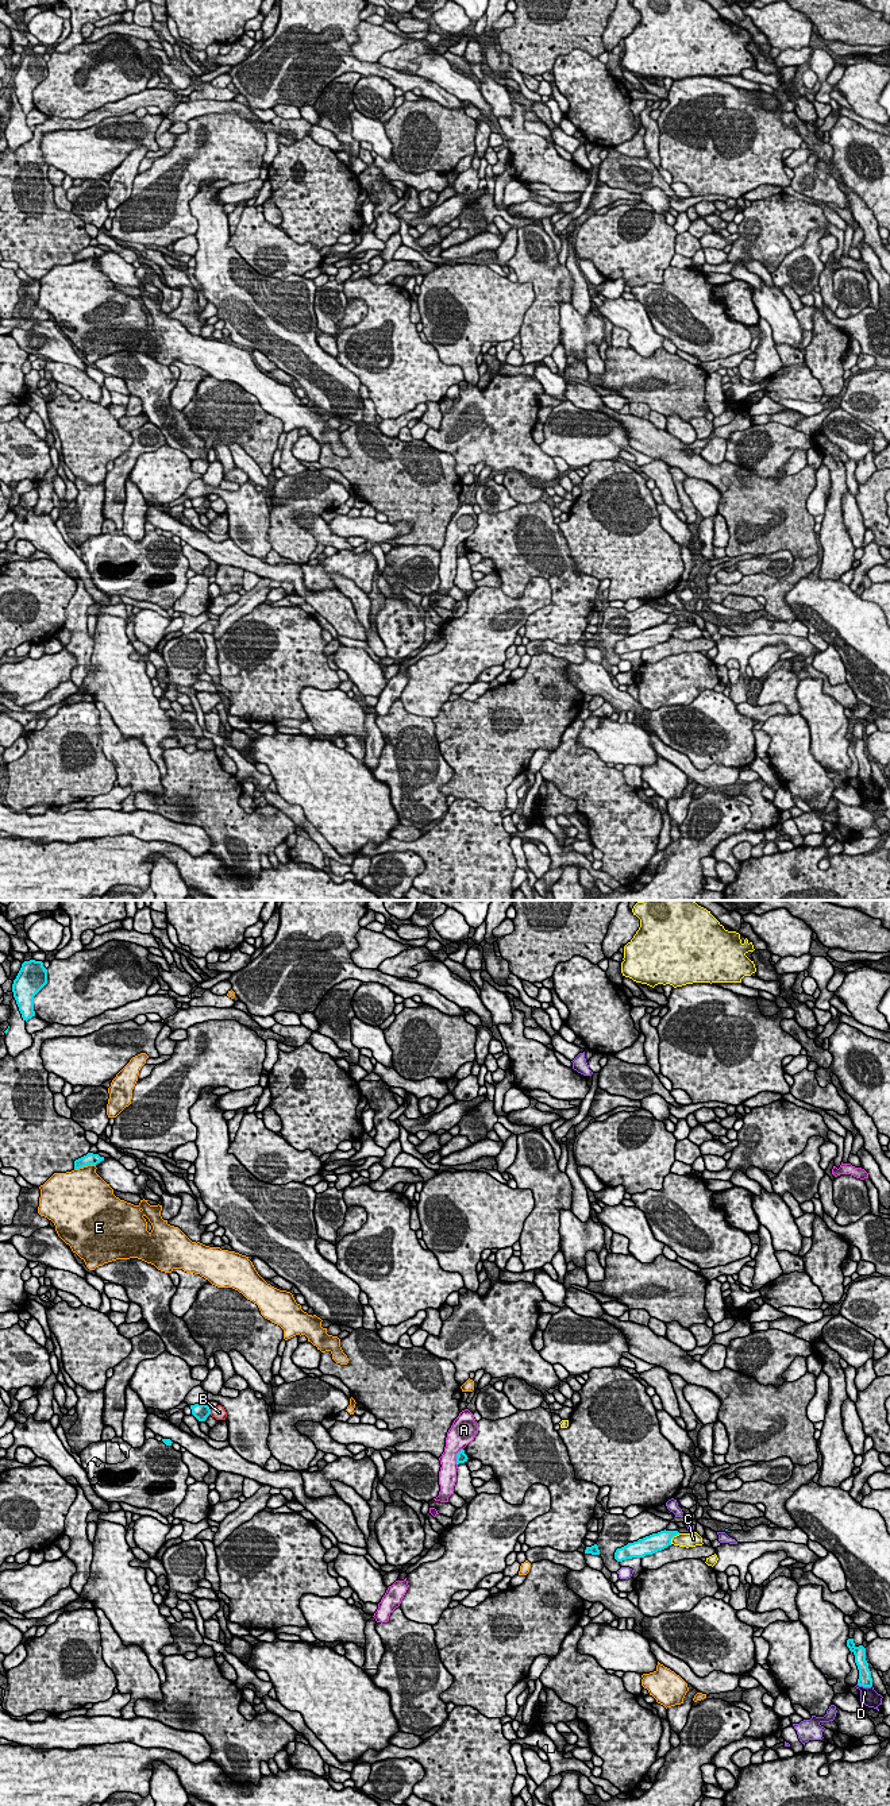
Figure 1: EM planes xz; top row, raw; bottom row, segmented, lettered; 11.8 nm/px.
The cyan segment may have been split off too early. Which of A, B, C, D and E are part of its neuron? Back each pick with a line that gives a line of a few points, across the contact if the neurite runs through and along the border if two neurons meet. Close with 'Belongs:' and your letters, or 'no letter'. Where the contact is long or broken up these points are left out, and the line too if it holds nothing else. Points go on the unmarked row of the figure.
Belongs: no letter

